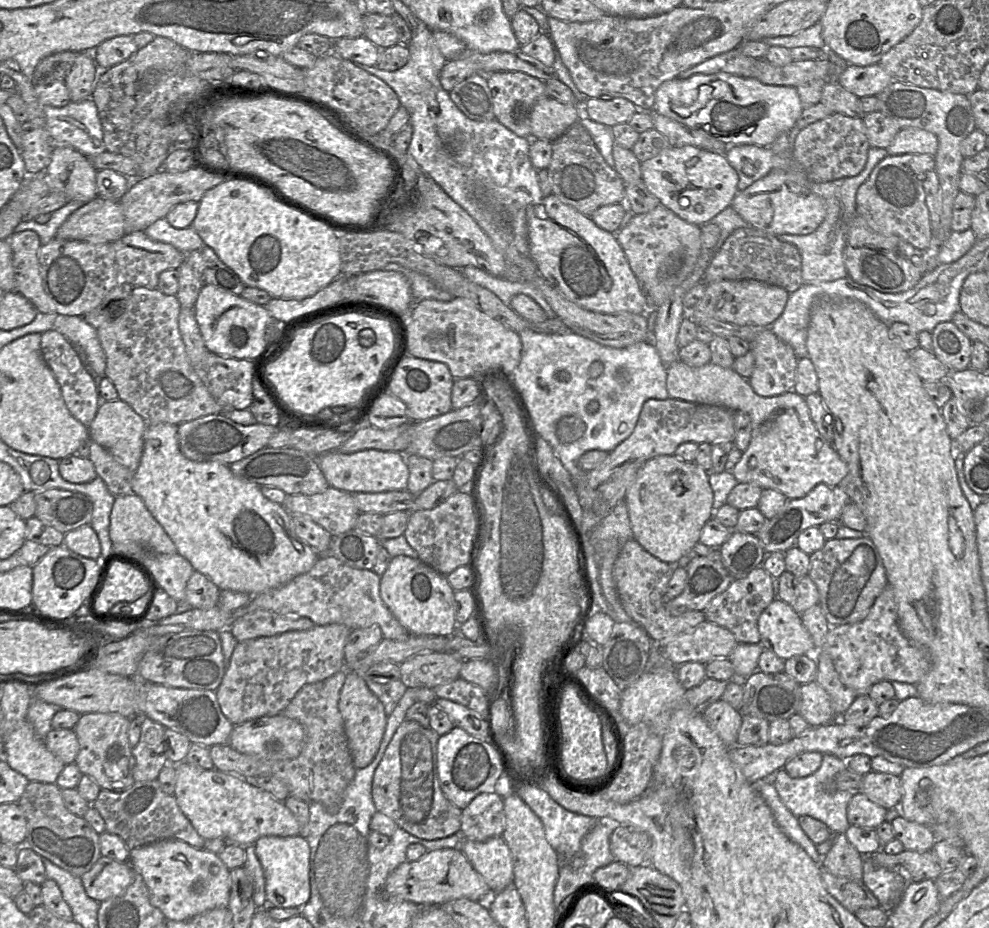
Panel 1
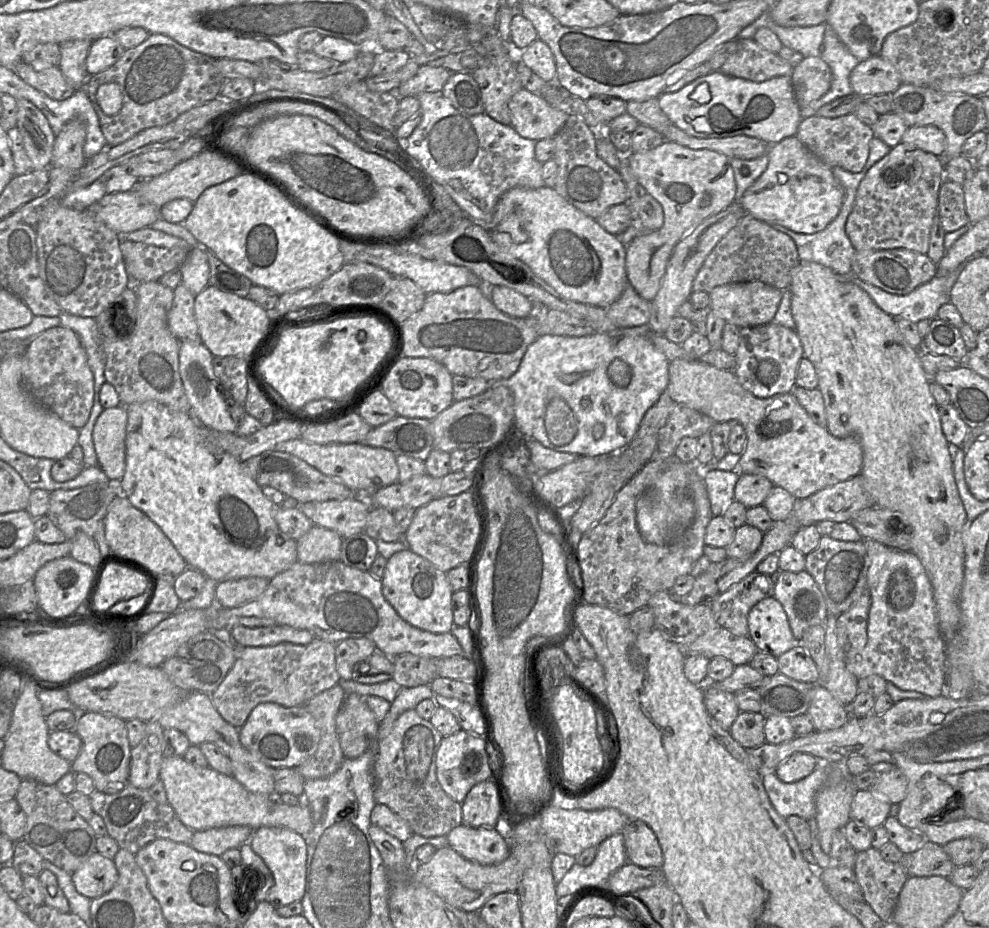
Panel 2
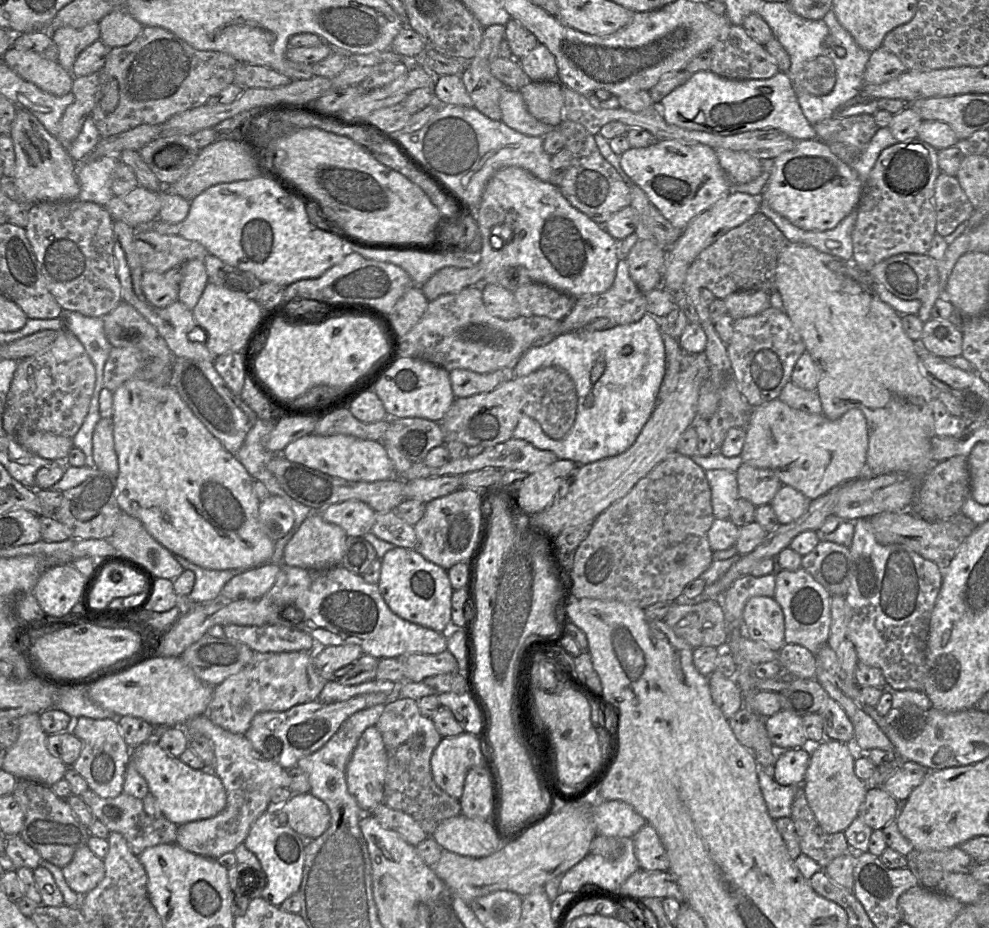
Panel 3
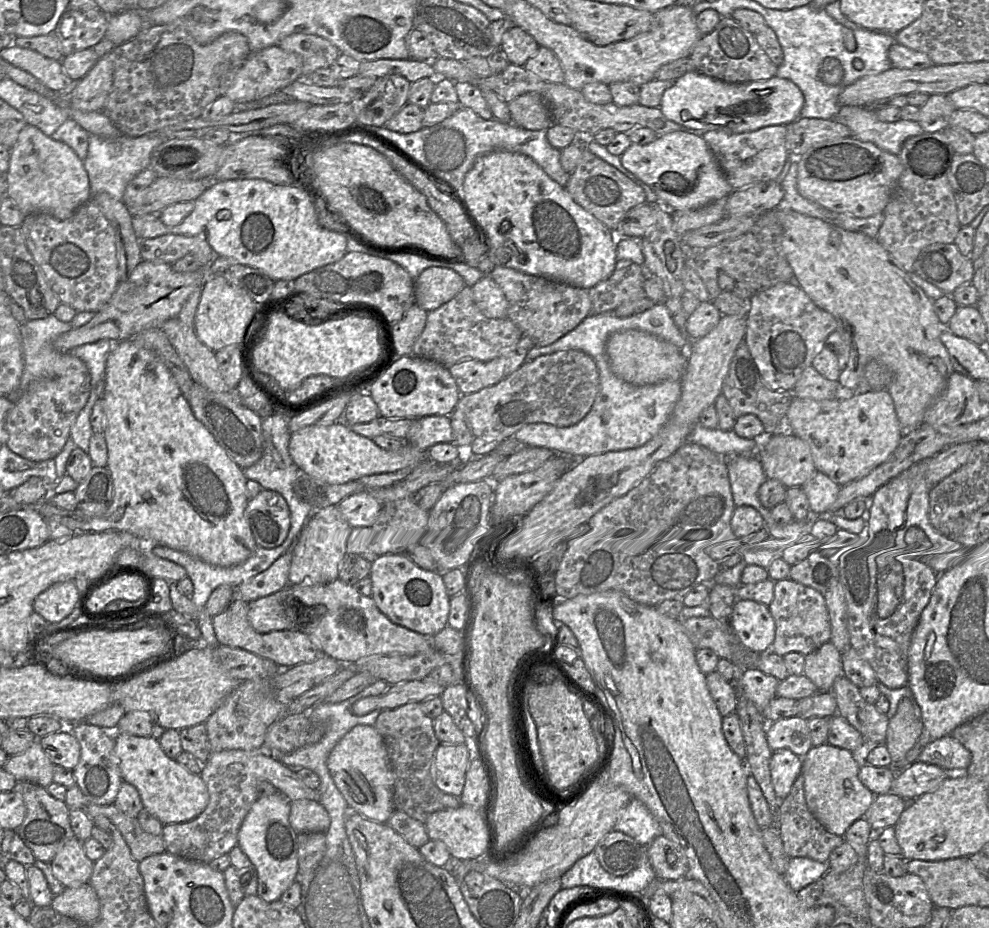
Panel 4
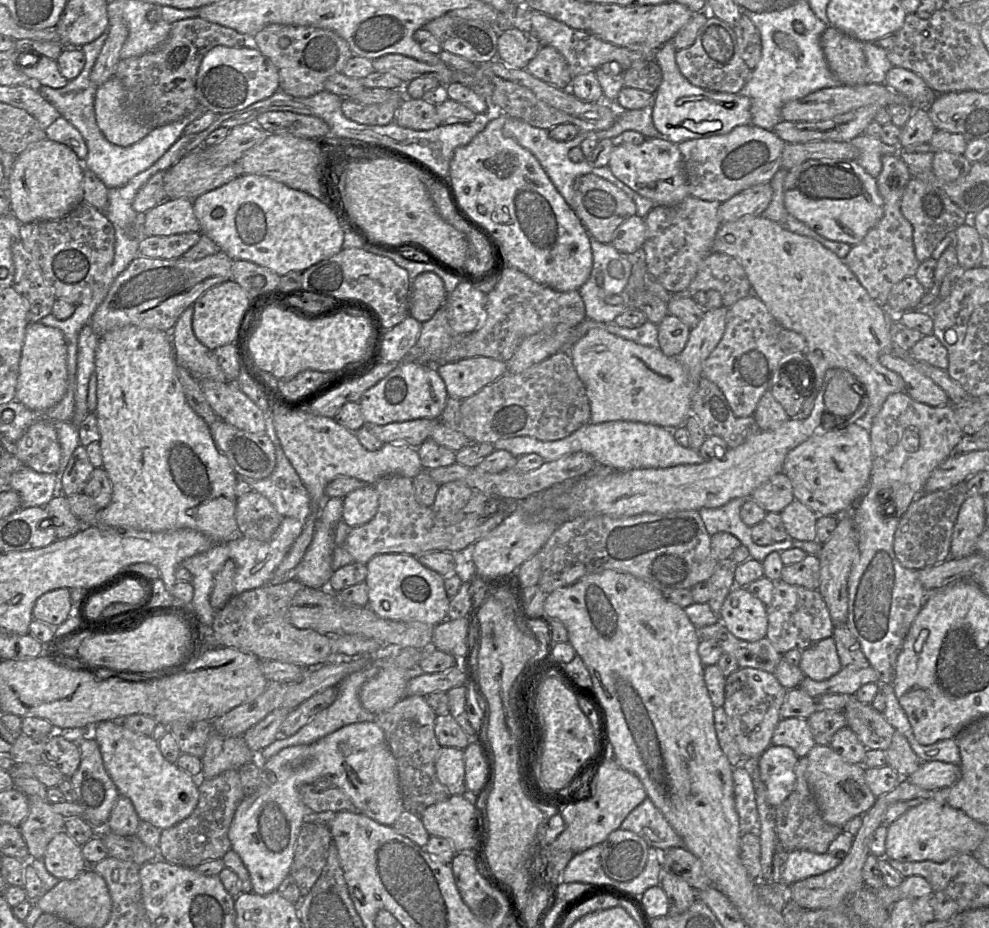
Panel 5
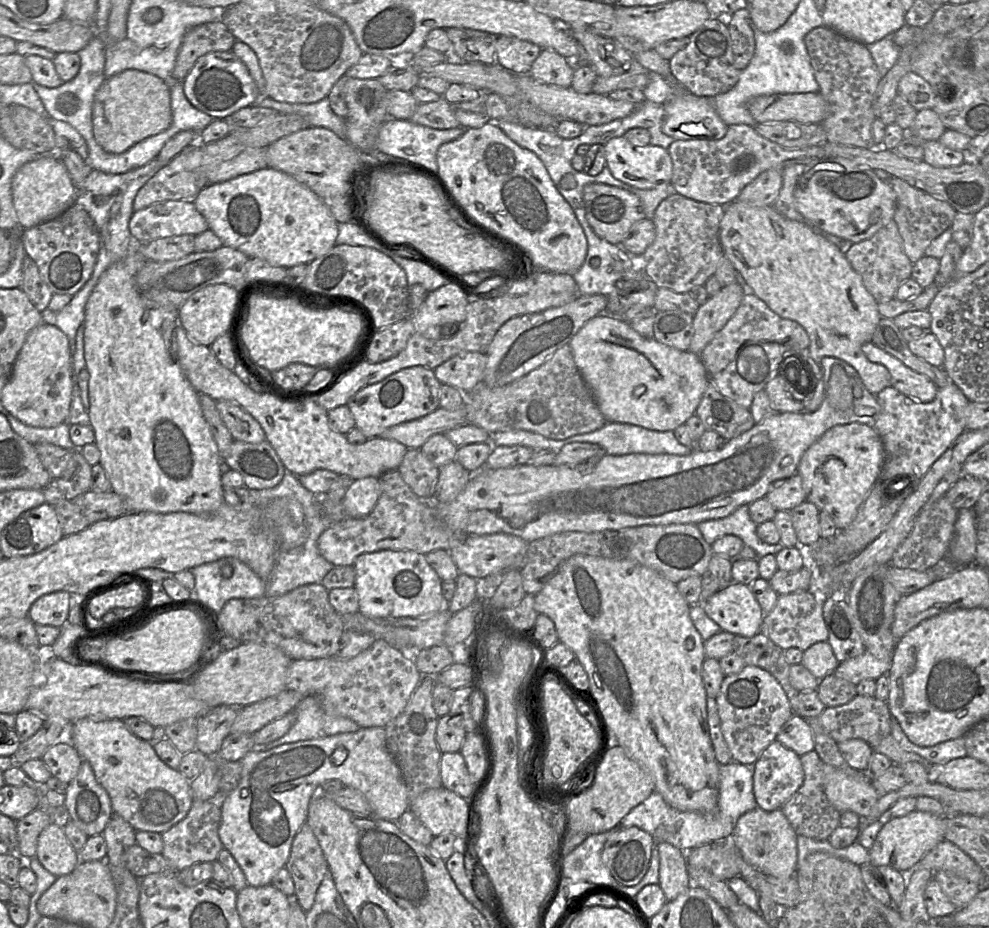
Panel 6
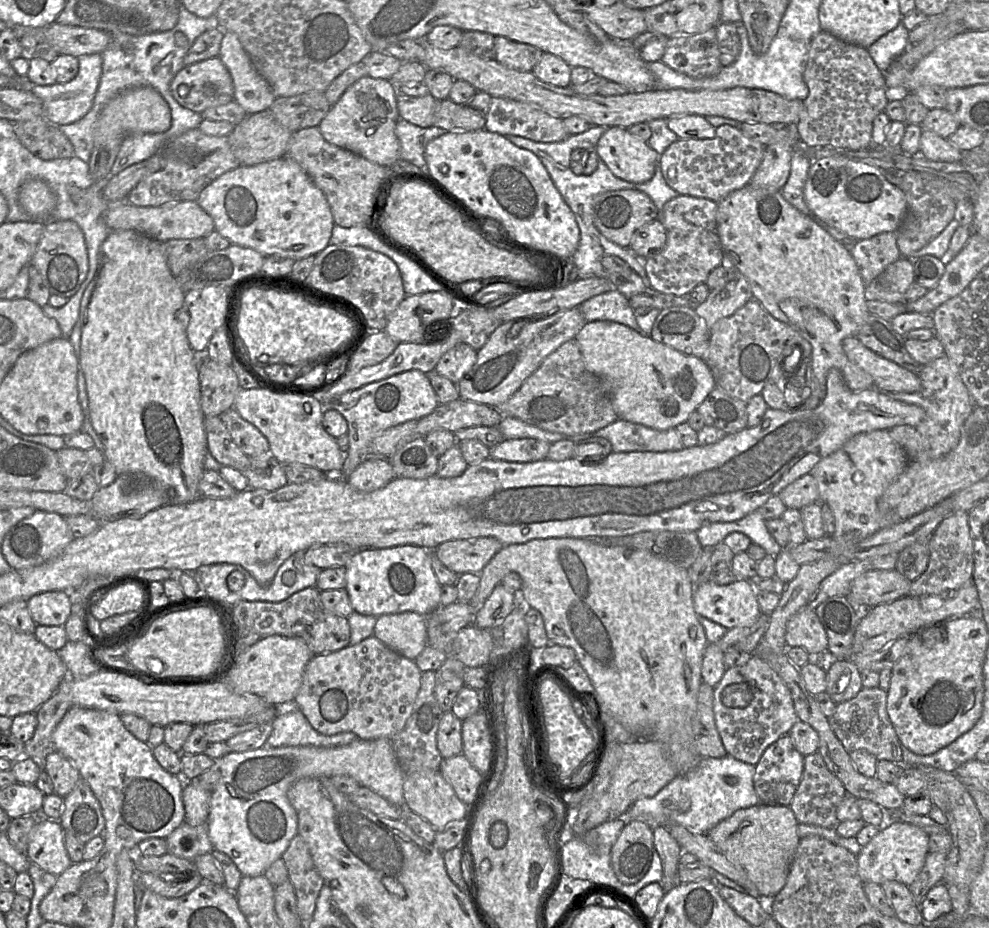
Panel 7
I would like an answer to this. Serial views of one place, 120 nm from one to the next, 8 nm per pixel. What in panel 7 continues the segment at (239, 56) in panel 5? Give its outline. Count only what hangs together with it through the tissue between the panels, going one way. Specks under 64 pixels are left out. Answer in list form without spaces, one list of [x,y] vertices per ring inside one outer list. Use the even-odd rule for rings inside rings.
[[[213,57],[184,66],[172,79],[170,92],[183,107],[202,113],[209,107],[226,104],[232,101],[234,87],[230,73],[225,65],[219,57]]]

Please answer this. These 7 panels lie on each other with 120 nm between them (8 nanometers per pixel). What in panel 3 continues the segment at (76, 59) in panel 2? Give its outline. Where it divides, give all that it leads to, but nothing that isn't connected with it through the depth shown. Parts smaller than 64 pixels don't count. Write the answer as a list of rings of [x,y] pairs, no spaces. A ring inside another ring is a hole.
[[[92,23],[80,29],[60,27],[50,35],[59,50],[57,62],[70,72],[78,55],[100,39],[100,27],[99,23]]]

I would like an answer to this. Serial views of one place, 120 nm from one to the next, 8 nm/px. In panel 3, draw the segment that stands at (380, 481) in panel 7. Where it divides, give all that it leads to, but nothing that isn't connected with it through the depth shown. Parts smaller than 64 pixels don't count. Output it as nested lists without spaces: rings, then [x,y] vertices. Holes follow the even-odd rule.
[[[347,500],[314,511],[327,522],[340,526],[348,537],[363,537],[370,532],[377,515],[368,504],[359,500]]]

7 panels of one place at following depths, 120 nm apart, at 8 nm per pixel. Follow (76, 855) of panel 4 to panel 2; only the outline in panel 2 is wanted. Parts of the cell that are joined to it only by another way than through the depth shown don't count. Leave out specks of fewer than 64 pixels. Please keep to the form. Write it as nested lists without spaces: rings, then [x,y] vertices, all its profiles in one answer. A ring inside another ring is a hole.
[[[99,852],[93,853],[71,875],[76,890],[89,899],[108,893],[118,880],[118,871],[113,860],[104,857]]]

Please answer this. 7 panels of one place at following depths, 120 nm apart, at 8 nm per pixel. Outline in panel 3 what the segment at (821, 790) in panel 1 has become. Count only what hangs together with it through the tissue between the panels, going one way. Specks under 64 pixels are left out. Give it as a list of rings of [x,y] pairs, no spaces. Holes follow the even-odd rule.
[[[761,769],[758,781],[770,817],[773,820],[790,817],[793,800],[802,785],[782,786],[774,780],[770,771]]]

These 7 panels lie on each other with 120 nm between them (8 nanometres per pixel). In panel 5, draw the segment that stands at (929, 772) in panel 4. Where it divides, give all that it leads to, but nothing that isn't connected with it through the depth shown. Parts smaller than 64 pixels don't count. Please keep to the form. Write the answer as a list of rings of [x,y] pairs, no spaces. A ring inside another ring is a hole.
[[[922,762],[907,779],[924,789],[940,789],[952,786],[961,778],[960,765],[942,762]]]

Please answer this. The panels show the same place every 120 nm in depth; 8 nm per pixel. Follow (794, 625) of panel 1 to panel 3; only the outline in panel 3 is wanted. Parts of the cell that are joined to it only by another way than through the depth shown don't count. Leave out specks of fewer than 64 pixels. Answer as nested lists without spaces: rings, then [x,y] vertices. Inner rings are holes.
[[[754,596],[746,602],[742,629],[751,640],[773,651],[779,651],[785,644],[783,611],[773,597]]]

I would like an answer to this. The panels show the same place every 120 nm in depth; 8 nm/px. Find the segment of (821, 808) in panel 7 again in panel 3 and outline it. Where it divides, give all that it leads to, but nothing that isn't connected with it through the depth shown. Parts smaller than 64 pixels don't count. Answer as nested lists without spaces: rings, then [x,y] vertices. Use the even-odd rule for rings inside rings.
[[[803,788],[798,789],[791,807],[791,816],[799,839],[801,853],[813,859],[822,869],[835,858],[852,851],[843,832],[825,833],[812,813]]]

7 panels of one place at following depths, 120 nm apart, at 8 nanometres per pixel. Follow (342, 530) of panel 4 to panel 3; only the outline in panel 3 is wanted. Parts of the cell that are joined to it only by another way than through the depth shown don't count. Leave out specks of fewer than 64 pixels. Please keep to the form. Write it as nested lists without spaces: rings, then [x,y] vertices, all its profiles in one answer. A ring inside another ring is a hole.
[[[313,512],[287,543],[282,564],[313,570],[341,565],[347,537],[340,526]]]

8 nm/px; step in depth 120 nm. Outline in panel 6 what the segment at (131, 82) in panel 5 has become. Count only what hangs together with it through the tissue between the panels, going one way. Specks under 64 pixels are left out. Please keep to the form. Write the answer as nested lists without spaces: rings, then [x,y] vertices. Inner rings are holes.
[[[221,20],[193,27],[183,37],[172,77],[183,82],[201,56],[209,52],[231,51],[235,42],[235,37]]]

